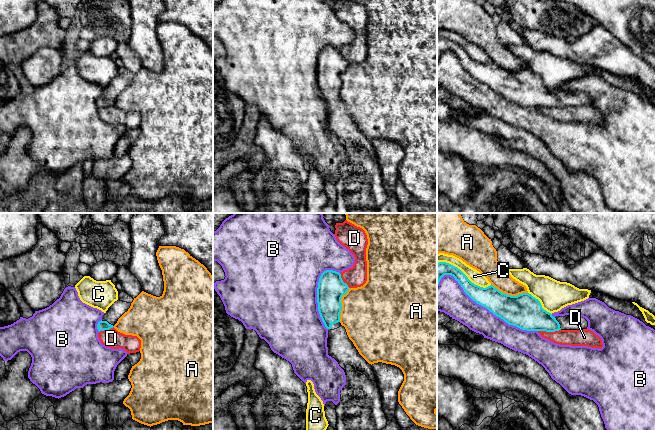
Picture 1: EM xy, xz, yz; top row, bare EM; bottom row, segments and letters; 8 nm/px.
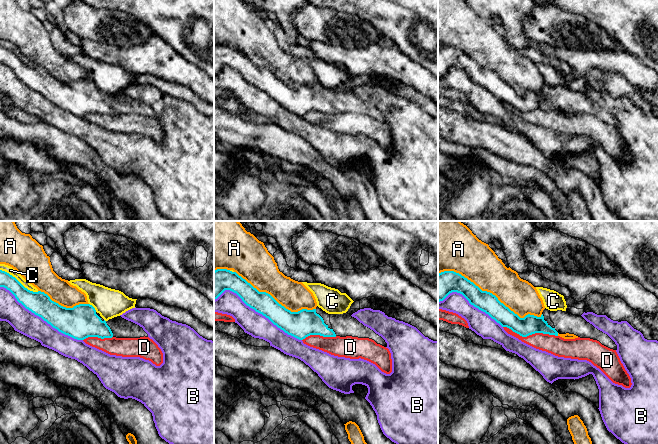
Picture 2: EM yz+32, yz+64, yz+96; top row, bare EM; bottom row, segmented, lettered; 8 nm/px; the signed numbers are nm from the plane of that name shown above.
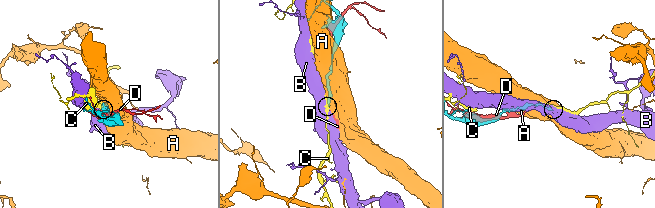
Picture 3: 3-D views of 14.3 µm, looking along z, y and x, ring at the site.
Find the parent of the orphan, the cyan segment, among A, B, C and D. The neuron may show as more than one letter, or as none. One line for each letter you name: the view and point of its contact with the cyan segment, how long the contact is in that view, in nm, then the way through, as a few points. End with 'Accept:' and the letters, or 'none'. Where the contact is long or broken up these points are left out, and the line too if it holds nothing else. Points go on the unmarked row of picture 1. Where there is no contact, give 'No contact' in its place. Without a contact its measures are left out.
Accept: none

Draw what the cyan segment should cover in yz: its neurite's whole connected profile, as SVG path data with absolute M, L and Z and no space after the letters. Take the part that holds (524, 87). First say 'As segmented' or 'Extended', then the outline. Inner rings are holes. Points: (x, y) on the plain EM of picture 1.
Extended. M437 39L437 60L444 51L451 51L461 61L464 68L477 80L487 84L509 101L527 107L555 108L559 106L587 105L588 97L581 92L556 92L542 84L538 75L529 69L517 72L507 71L492 60L486 64L472 59L457 43Z

